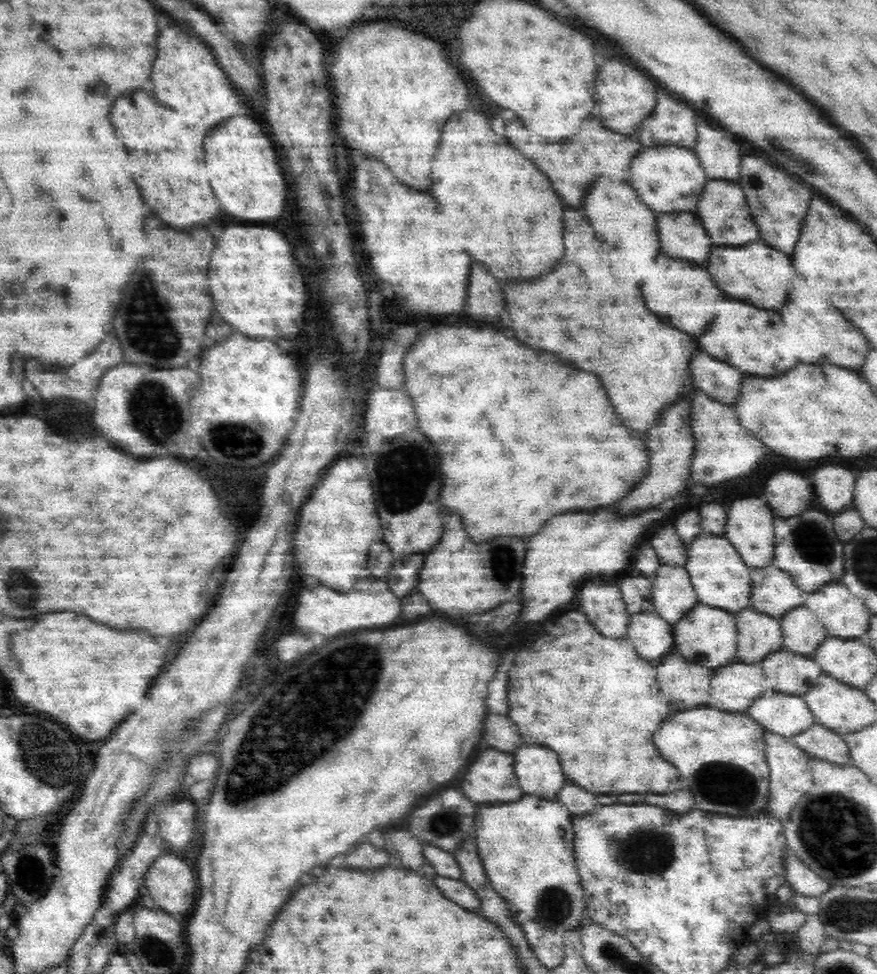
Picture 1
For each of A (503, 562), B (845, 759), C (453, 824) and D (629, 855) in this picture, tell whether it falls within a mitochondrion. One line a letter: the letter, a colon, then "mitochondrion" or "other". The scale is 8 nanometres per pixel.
A: mitochondrion
B: other
C: mitochondrion
D: mitochondrion

